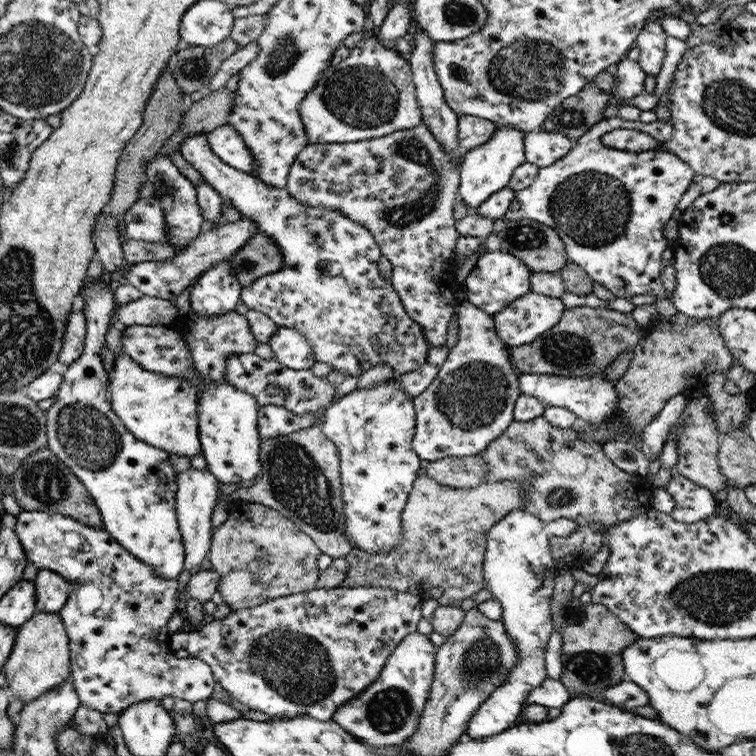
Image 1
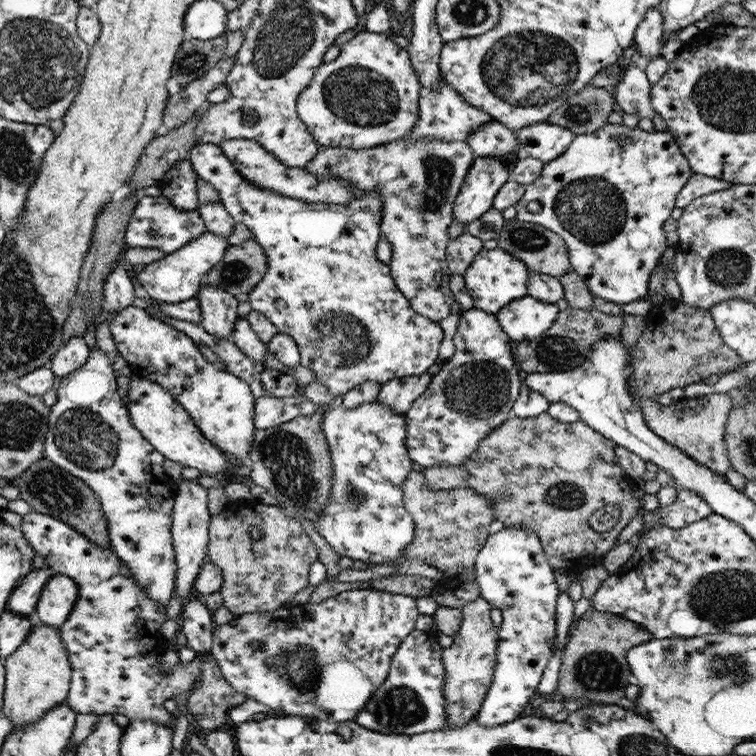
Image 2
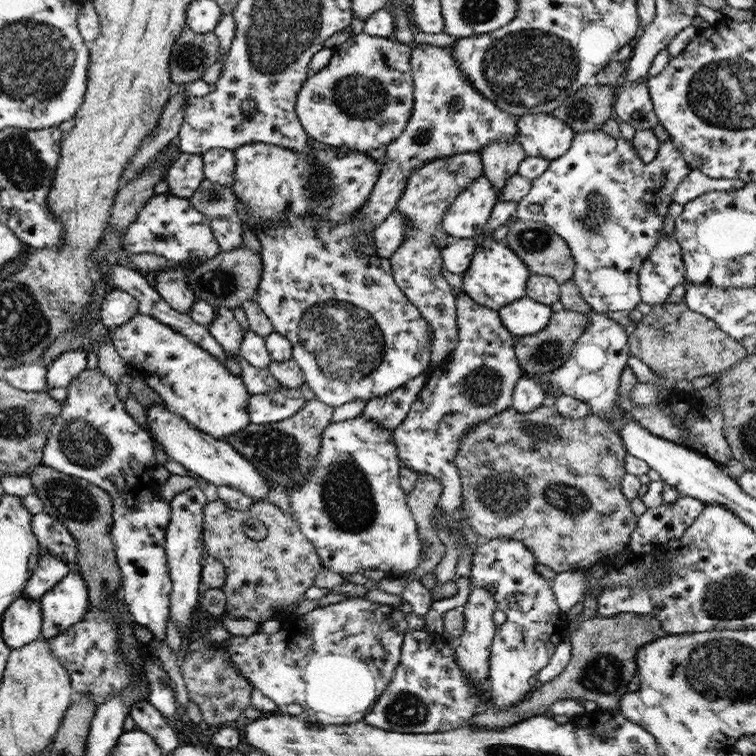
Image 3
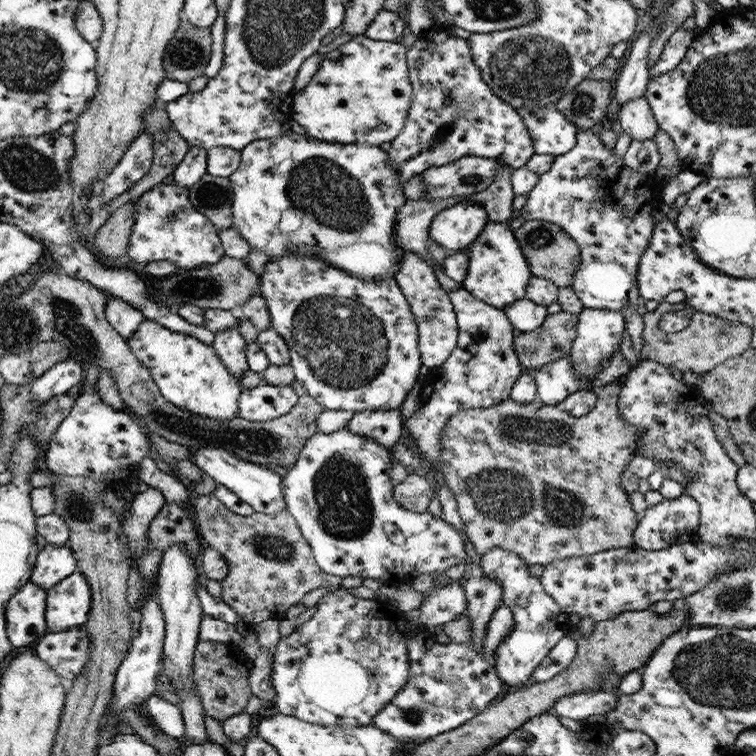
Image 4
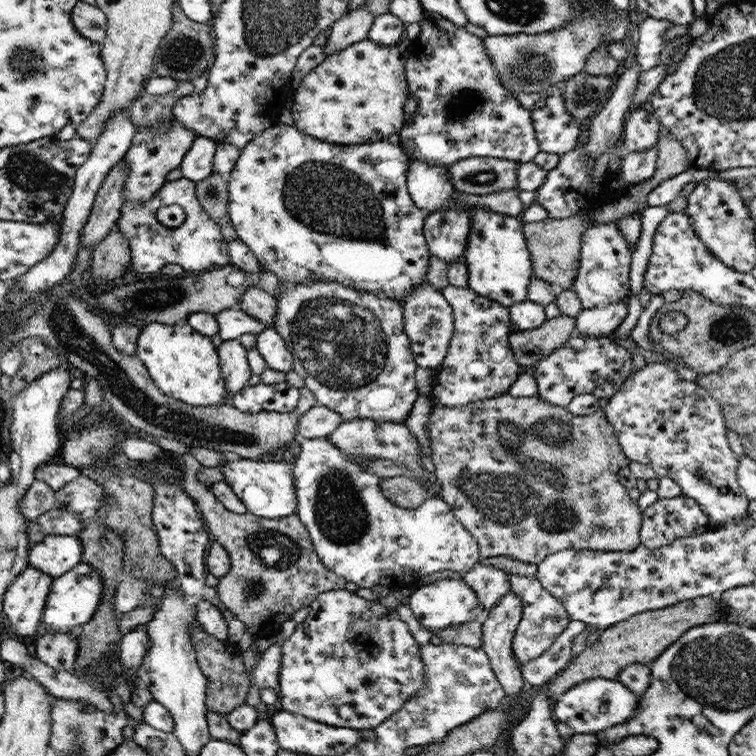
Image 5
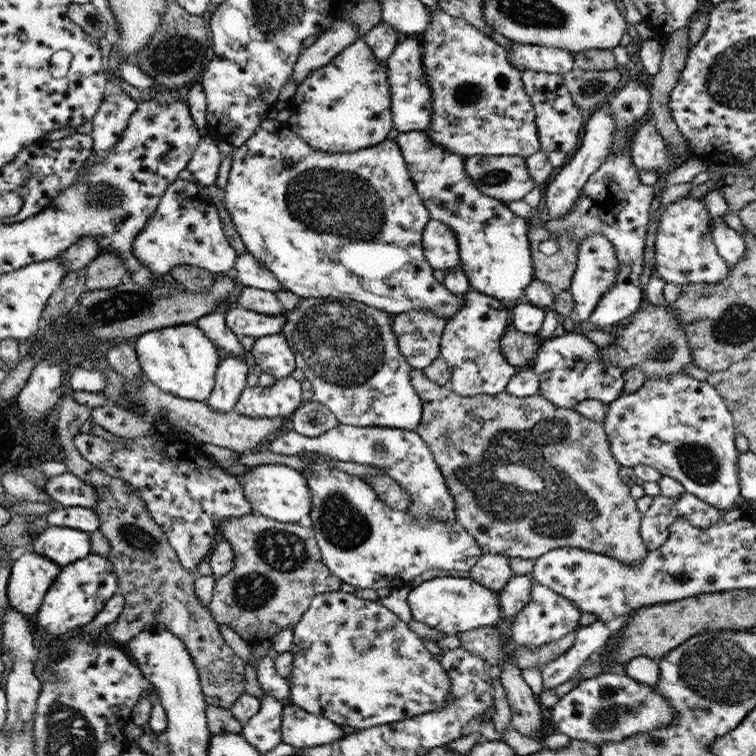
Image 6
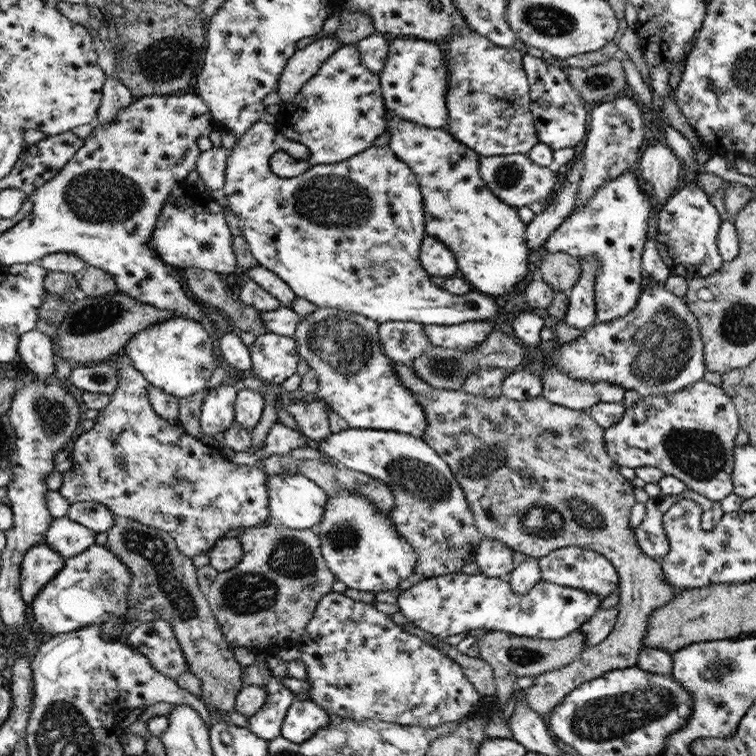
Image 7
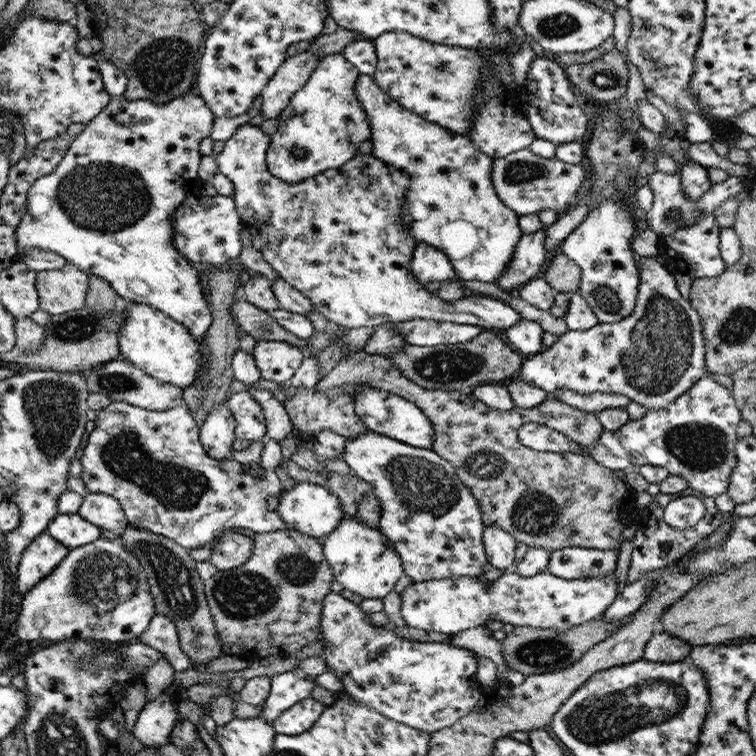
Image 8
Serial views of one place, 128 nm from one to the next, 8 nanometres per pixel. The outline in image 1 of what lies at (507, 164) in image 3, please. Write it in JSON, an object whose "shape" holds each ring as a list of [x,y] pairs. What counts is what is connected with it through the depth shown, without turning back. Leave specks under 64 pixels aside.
{"shape":[[[459,114],[457,122],[458,146],[462,154],[476,148],[476,146],[482,146],[498,130],[495,123],[472,115]]]}

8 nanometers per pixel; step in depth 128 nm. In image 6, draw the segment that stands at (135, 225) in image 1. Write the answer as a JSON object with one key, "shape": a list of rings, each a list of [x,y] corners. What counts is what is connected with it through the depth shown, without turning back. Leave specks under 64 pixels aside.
{"shape":[[[180,179],[174,180],[166,188],[155,213],[134,237],[132,253],[146,269],[158,275],[165,275],[182,264],[218,275],[234,269],[237,258],[236,252],[226,240],[214,202],[201,186]]]}

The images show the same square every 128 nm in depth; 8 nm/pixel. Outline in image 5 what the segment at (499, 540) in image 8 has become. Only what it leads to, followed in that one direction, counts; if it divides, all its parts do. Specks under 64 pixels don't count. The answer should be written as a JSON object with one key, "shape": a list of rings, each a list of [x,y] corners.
{"shape":[[[477,563],[474,569],[462,574],[462,579],[476,593],[482,609],[487,613],[511,590],[509,575],[492,565]]]}

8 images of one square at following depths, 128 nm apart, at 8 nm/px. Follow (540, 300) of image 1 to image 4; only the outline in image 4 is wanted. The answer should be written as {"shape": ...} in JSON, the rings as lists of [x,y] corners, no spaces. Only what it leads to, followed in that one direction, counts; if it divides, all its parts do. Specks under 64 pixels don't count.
{"shape":[[[526,298],[517,300],[503,308],[516,332],[530,332],[540,328],[549,315],[547,306],[539,305]]]}

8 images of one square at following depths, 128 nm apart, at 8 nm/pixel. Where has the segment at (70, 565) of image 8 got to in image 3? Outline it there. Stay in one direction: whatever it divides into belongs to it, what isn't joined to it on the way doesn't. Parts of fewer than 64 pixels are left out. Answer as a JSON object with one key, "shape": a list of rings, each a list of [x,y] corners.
{"shape":[[[70,572],[58,582],[56,588],[50,589],[40,599],[40,602],[44,616],[41,637],[50,640],[53,637],[64,635],[66,630],[84,620],[86,614],[89,613],[88,583],[78,572]]]}

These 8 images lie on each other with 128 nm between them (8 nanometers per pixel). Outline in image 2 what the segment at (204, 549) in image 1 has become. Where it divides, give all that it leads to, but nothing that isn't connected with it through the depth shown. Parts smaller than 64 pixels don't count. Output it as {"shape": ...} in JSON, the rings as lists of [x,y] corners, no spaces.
{"shape":[[[183,479],[180,482],[179,493],[174,501],[173,542],[177,552],[176,589],[184,606],[186,602],[195,598],[193,592],[194,581],[200,576],[202,565],[208,561],[208,526],[210,526],[210,512],[208,512],[208,490],[196,483],[196,479]]]}

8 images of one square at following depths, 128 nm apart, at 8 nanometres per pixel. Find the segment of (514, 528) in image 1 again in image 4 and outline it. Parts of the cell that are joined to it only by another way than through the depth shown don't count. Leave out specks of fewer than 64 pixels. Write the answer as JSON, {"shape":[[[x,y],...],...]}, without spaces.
{"shape":[[[494,547],[486,554],[478,556],[477,561],[481,566],[477,572],[499,583],[503,592],[503,604],[514,613],[514,628],[498,644],[496,660],[492,666],[496,669],[496,675],[502,684],[505,683],[512,688],[528,686],[534,670],[538,669],[546,655],[566,634],[574,631],[575,626],[543,590],[539,577],[530,574],[528,564],[515,552]]]}

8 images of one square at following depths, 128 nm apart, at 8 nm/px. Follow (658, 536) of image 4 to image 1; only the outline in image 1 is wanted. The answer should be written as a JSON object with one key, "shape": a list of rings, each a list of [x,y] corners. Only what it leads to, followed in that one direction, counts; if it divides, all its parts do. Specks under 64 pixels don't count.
{"shape":[[[681,471],[672,474],[664,488],[673,496],[676,503],[670,515],[678,522],[688,524],[700,522],[714,514],[716,510],[713,492],[696,484]]]}

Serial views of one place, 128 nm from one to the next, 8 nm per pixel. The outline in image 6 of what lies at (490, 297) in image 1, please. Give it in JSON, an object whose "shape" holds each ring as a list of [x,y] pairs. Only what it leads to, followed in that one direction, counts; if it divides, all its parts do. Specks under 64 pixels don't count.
{"shape":[[[410,131],[400,133],[395,141],[402,157],[405,159],[412,181],[416,185],[416,191],[422,197],[423,205],[428,209],[431,218],[446,223],[457,236],[458,252],[461,258],[459,268],[468,277],[472,290],[510,305],[522,301],[525,288],[533,279],[532,272],[534,272],[527,233],[530,221],[514,214],[505,206],[504,202],[488,197],[478,191],[472,182],[472,178],[465,173],[466,158],[450,153],[444,147],[436,145],[436,142],[426,135],[426,132]]]}

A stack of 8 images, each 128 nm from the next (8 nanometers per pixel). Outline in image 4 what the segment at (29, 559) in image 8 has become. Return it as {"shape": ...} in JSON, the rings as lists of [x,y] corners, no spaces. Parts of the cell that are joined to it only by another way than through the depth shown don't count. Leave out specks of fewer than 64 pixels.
{"shape":[[[32,580],[10,599],[5,611],[8,620],[8,638],[14,648],[26,647],[42,639],[48,633],[45,612],[48,609],[48,595]]]}

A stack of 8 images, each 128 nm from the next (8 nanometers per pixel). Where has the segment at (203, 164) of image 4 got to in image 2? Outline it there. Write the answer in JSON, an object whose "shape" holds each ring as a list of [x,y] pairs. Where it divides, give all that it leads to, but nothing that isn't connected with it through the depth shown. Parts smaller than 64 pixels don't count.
{"shape":[[[189,158],[174,166],[160,183],[162,197],[168,198],[178,210],[197,210],[198,176],[194,171],[194,164]]]}

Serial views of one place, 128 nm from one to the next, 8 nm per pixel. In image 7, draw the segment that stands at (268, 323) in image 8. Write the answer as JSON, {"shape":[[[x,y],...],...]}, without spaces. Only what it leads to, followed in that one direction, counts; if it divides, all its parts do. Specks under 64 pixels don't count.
{"shape":[[[186,267],[181,270],[181,277],[192,296],[226,312],[237,331],[253,332],[256,337],[270,333],[263,325],[260,311],[240,300],[234,301],[228,296],[226,289],[224,289],[226,284],[223,276],[217,272],[197,267]]]}

